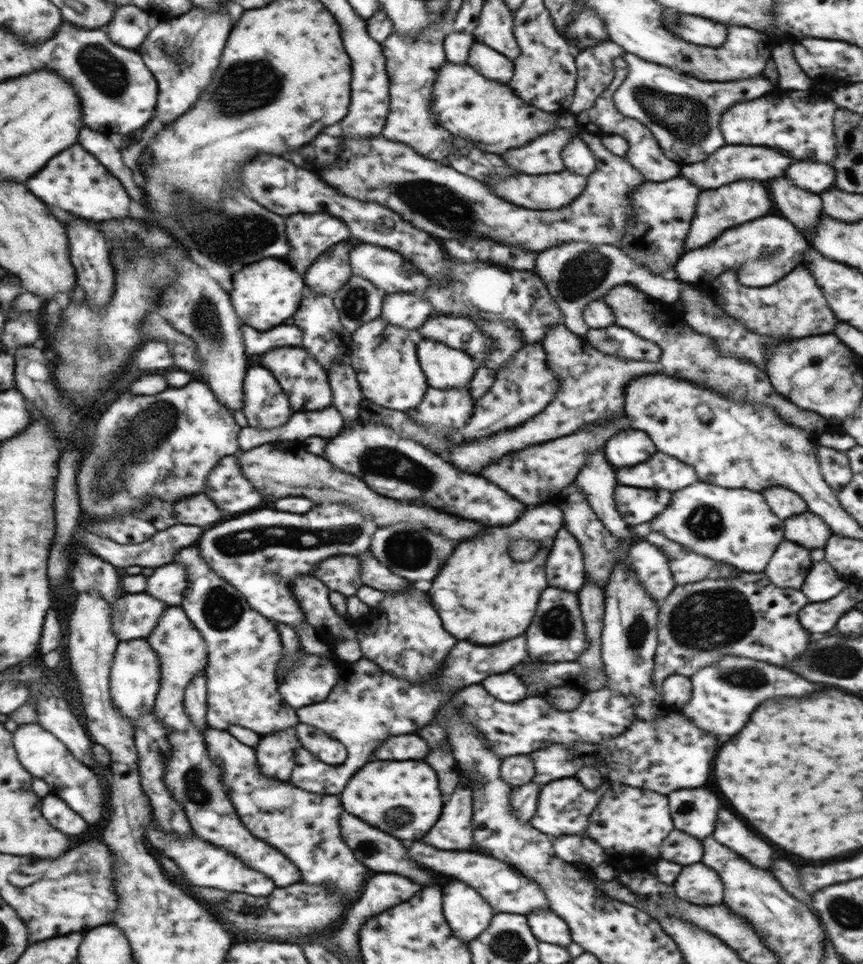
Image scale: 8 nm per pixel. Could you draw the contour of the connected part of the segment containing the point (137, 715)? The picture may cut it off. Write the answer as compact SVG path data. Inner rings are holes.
M146 638L119 641L115 660L112 662L111 667L112 704L119 708L121 714L131 719L133 727L146 711L155 707L161 681L160 657L158 657L156 650L152 649L150 643L146 641Z

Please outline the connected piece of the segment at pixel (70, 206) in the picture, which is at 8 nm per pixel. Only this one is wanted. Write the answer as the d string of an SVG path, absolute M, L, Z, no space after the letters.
M74 146L72 150L64 150L60 158L52 158L52 162L48 162L48 166L44 166L36 178L28 178L26 186L32 190L32 194L44 198L44 202L50 206L58 206L58 210L66 210L82 218L102 222L128 216L131 198L127 189L82 146Z

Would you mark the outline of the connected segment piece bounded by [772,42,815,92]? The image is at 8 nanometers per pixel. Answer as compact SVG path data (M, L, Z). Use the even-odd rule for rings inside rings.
M780 42L779 44L780 46L777 45L772 50L776 68L778 68L778 76L780 76L780 82L777 82L779 91L789 92L792 90L814 88L815 86L810 86L812 80L796 64L796 58L792 54L790 42Z

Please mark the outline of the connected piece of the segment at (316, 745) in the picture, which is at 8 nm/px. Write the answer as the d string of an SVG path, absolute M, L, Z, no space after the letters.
M298 724L297 738L304 749L318 756L326 764L342 764L346 760L346 746L336 738L330 738L322 730L306 724Z

